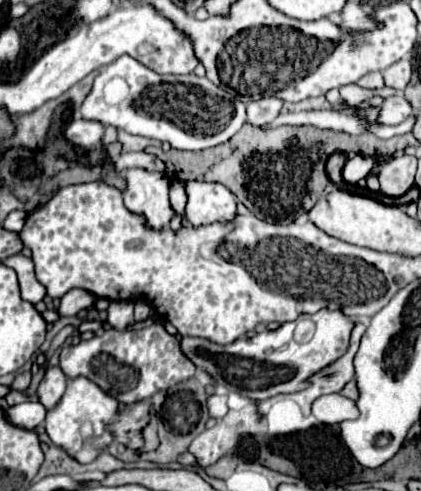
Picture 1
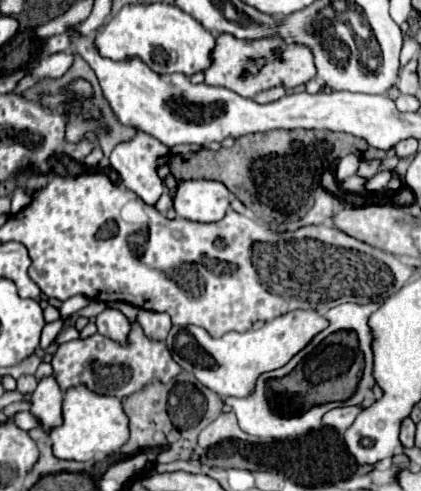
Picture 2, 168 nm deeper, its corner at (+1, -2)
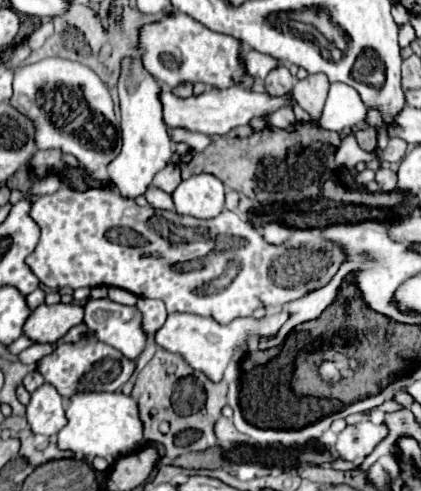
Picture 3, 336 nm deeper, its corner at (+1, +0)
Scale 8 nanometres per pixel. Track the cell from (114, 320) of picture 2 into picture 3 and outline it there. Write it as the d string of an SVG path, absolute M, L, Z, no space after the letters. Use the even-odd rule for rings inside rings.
M88 298L84 324L100 342L120 350L128 360L136 360L146 346L142 314L134 306L124 306L108 298Z

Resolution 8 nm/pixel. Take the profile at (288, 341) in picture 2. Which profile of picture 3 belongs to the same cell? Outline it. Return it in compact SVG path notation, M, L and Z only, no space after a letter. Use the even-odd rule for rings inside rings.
M282 310L282 312L268 314L260 320L236 318L230 324L220 324L214 318L204 318L204 316L196 316L196 314L168 314L162 328L158 328L158 332L154 334L154 340L160 348L182 354L194 370L202 370L210 380L218 382L218 380L222 380L228 360L230 358L240 360L244 356L244 352L248 352L250 336L272 336L278 332L278 328L284 324L286 318L288 318L288 312Z

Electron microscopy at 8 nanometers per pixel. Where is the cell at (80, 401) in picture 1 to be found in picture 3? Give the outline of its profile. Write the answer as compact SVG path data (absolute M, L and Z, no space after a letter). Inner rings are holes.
M122 392L74 394L74 398L70 398L70 404L66 408L66 418L68 424L58 432L58 448L70 450L88 462L100 456L112 464L118 458L136 452L144 436L138 404L132 396L126 396Z

